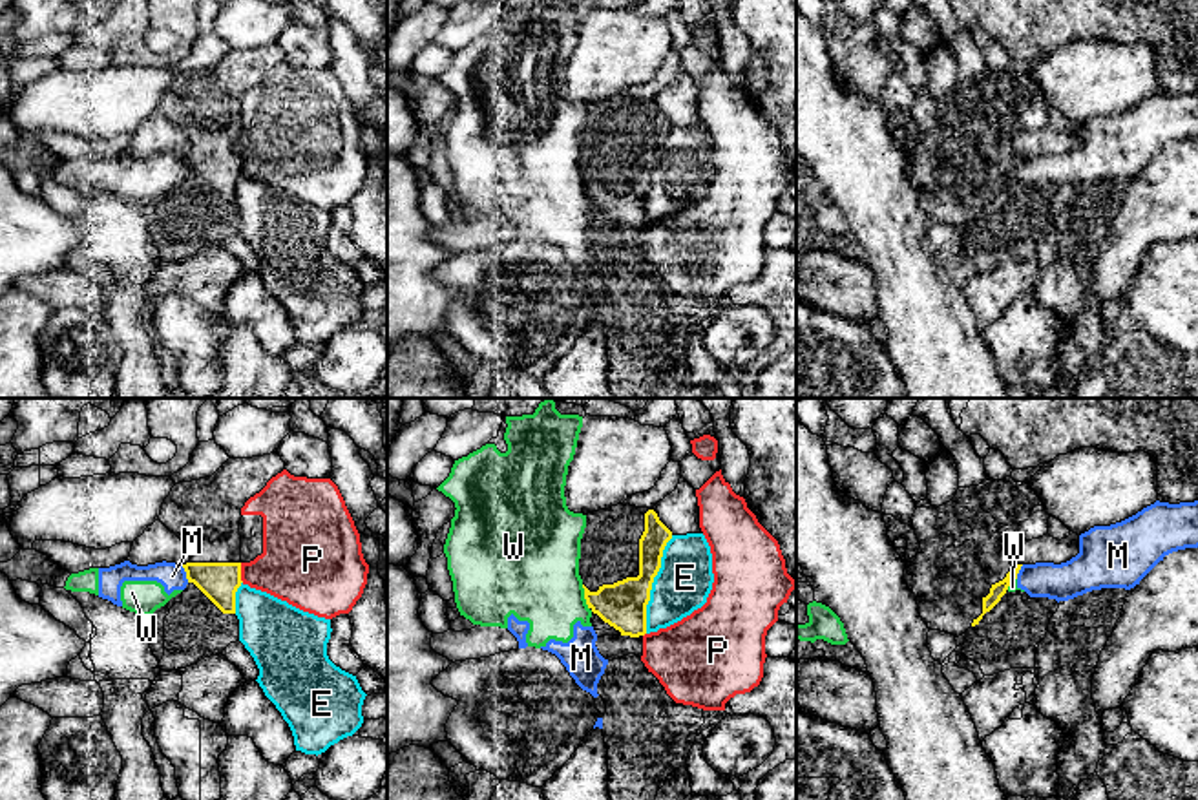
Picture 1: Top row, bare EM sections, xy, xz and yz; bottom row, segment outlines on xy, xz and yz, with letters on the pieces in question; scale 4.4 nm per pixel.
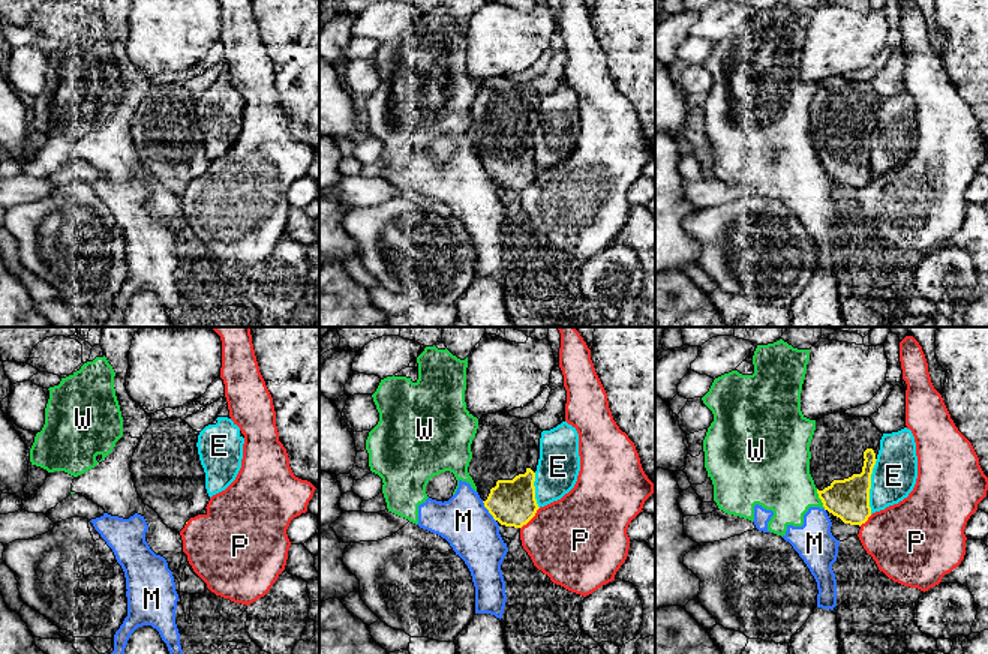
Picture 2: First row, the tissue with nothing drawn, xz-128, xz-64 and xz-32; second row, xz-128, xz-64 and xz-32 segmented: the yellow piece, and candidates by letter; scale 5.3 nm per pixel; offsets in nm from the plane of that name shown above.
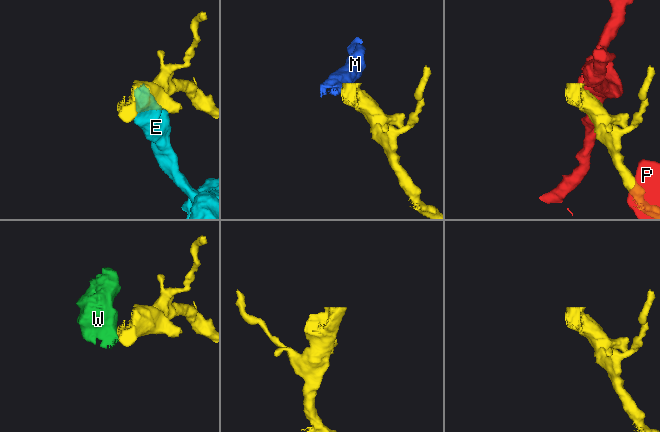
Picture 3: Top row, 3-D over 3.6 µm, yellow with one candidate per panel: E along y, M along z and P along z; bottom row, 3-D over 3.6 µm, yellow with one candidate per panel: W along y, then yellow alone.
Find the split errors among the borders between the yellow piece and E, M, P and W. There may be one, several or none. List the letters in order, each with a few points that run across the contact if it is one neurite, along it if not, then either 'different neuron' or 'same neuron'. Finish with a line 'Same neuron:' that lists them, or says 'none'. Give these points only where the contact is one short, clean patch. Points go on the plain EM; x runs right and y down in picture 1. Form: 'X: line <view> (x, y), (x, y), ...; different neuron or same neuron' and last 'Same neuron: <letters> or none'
E: different neuron
M: line xy (181, 156), (189, 172); different neuron
P: line xy (240, 154), (240, 168), (243, 172); different neuron
W: line xz (581, 176), (585, 194), (592, 201); different neuron
Same neuron: none

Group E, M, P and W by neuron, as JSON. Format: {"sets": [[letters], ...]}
{"sets": [["E"], ["M", "W"], ["P"]]}

